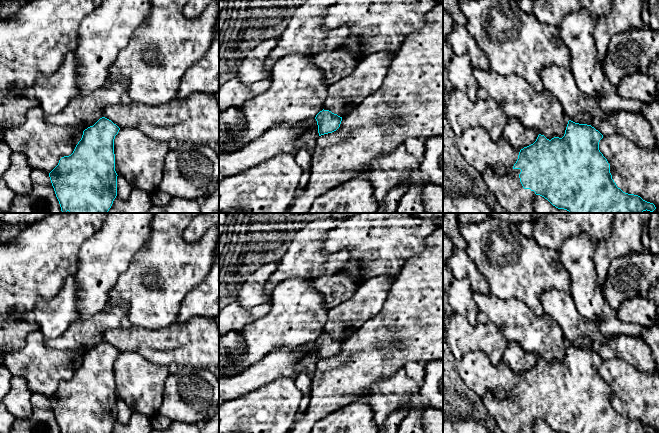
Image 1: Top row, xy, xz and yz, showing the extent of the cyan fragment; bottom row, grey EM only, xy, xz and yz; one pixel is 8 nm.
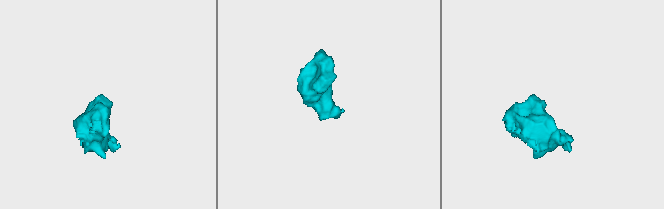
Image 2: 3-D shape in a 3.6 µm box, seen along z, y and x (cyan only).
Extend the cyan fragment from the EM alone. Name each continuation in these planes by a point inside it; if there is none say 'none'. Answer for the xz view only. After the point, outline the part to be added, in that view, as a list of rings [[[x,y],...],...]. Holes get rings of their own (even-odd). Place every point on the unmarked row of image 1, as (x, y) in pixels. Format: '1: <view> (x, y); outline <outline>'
1: xz (409, 327); outline [[[439,224],[435,231],[425,238],[426,248],[413,256],[411,256],[401,268],[399,274],[394,278],[391,289],[388,291],[387,297],[383,303],[380,312],[366,321],[354,334],[342,342],[340,351],[328,358],[318,360],[316,364],[316,371],[312,378],[310,402],[307,410],[299,413],[296,417],[293,427],[289,433],[310,433],[316,421],[328,415],[332,411],[341,408],[344,405],[355,402],[365,391],[367,391],[375,383],[385,380],[403,368],[408,362],[419,361],[436,361],[443,360],[443,224]]]

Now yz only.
1: yz (635, 351); outline [[[614,336],[606,338],[604,344],[593,343],[590,348],[603,360],[617,357],[642,372],[659,376],[650,347],[641,338]]]

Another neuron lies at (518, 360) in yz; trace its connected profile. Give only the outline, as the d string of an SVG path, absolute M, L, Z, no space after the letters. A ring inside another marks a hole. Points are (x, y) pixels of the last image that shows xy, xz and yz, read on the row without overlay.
M508 342L503 353L503 362L519 375L533 368L539 356L536 353L524 351L516 342Z

